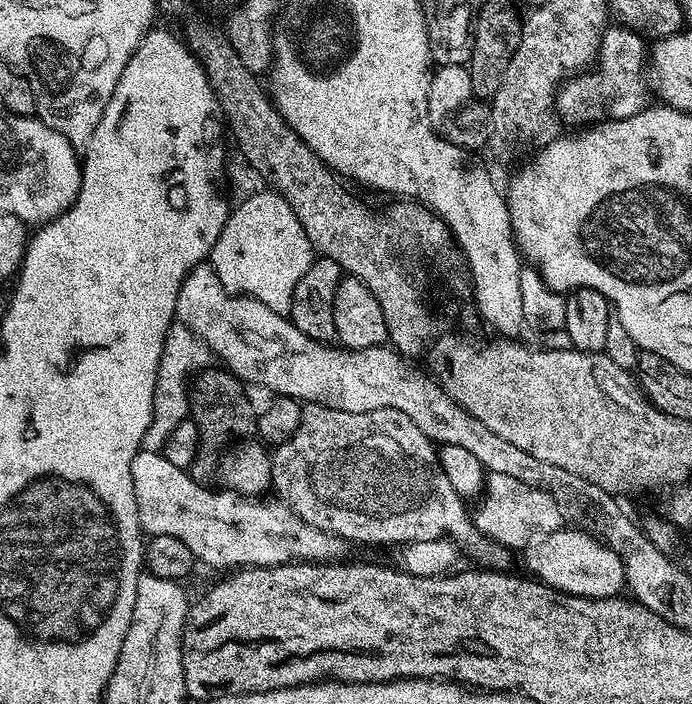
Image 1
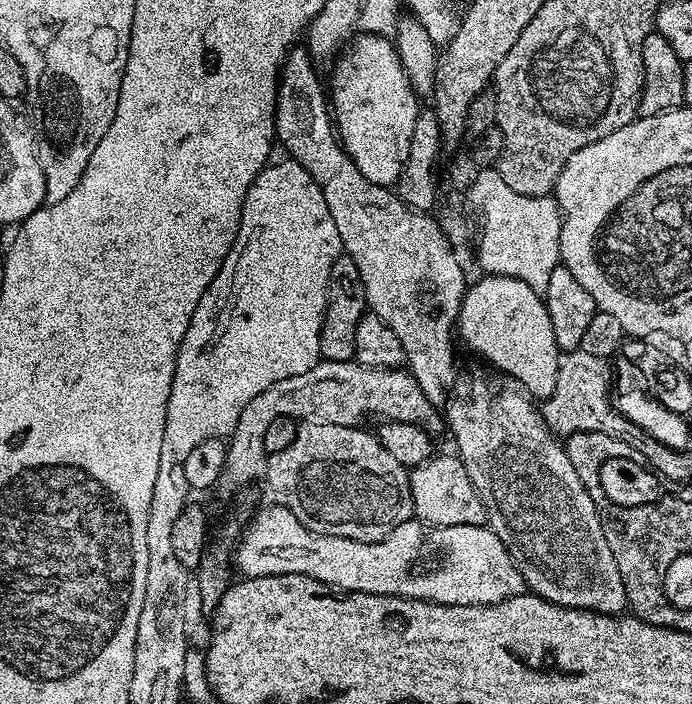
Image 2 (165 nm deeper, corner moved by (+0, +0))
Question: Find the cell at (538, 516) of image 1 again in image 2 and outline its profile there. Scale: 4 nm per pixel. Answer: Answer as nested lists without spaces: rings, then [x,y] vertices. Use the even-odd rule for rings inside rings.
[[[433,455],[425,464],[411,469],[408,481],[412,487],[412,507],[415,515],[423,523],[442,526],[474,526],[484,524],[486,513],[480,495],[474,490],[474,482],[470,482],[470,474],[466,474],[466,466],[459,455]]]

